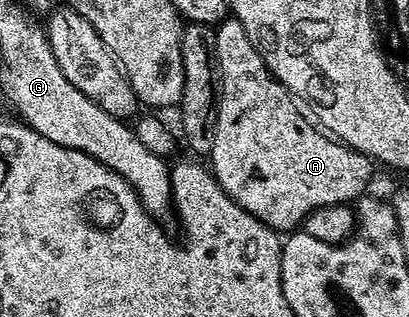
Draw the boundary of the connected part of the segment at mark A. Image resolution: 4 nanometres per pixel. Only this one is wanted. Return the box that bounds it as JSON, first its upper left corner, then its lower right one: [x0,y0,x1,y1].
[211,18,374,234]

